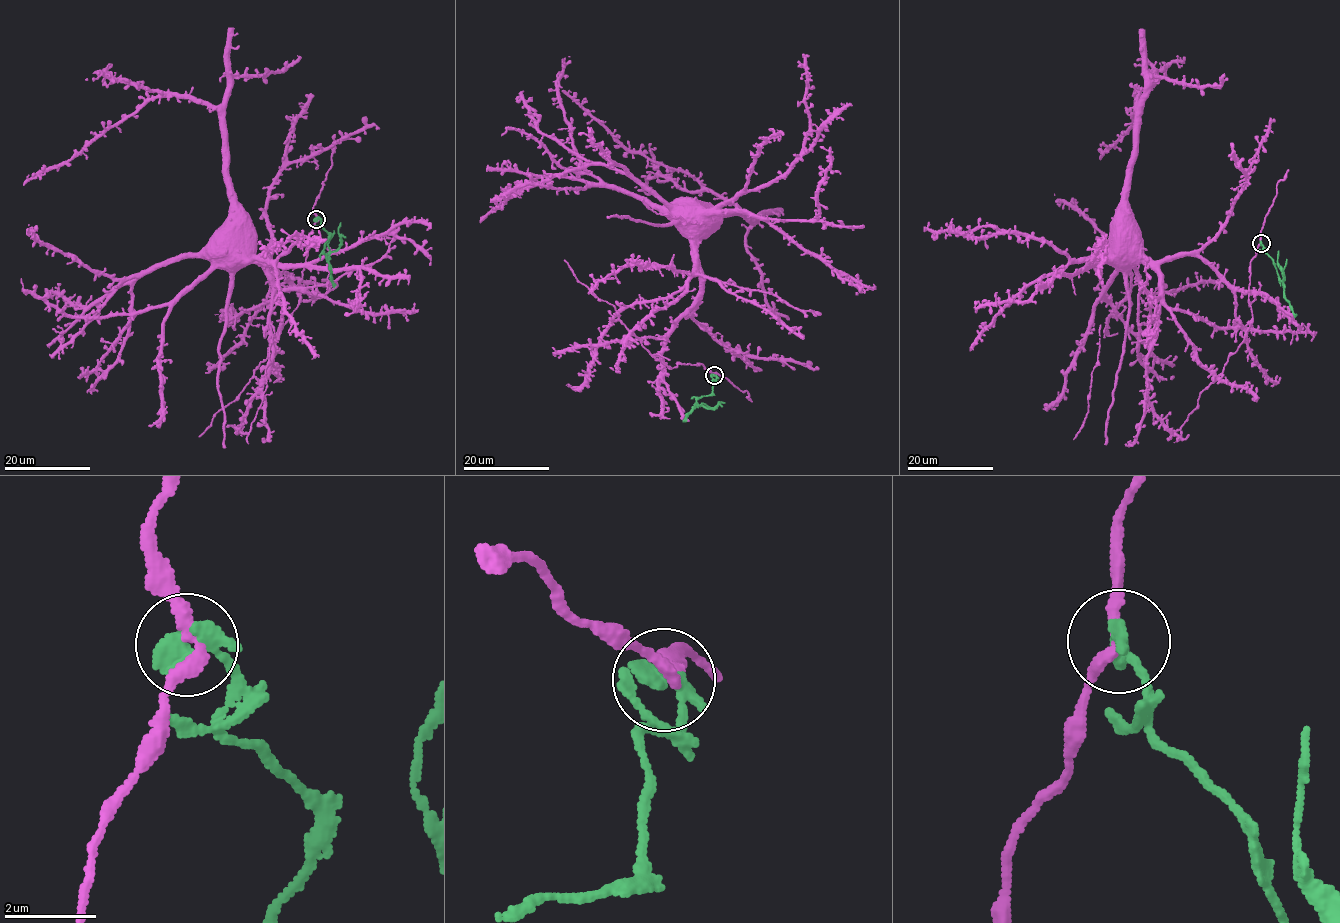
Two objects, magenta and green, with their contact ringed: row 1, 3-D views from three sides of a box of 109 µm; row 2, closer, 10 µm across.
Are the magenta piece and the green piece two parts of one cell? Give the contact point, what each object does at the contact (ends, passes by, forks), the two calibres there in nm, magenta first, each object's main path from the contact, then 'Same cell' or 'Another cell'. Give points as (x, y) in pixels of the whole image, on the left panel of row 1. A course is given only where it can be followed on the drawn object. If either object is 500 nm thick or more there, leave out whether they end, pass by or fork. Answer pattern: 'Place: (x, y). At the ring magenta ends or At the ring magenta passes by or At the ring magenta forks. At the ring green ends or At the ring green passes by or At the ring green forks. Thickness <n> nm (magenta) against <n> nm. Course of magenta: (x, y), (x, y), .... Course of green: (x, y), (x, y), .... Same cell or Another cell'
Place: (316, 219). At the ring magenta passes by. At the ring green ends. Thickness 240 nm (magenta) against 480 nm. Course of magenta: (317, 218), (301, 300), (272, 341), (272, 363), (282, 311), (274, 277), (250, 255), (254, 239), (233, 236). Course of green: (317, 218), (329, 235), (325, 253), (339, 247), (341, 222). Another cell

